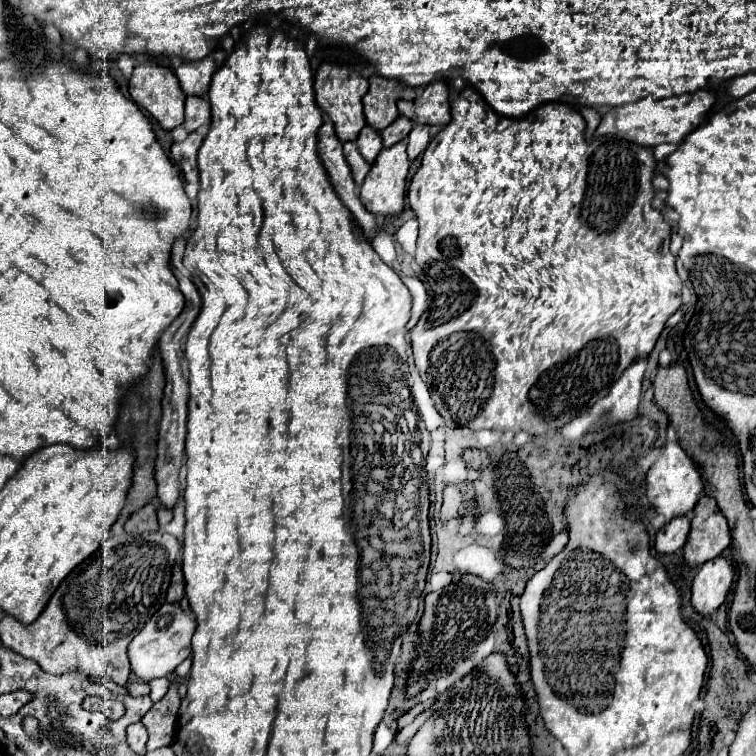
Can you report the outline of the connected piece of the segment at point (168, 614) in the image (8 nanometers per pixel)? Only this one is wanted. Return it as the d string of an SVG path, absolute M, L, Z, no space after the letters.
M164 603L158 609L156 617L150 617L144 629L128 645L128 657L130 657L132 671L144 681L170 675L186 657L190 657L192 653L190 639L194 631L196 631L196 619L192 617L190 609L182 609L180 603Z

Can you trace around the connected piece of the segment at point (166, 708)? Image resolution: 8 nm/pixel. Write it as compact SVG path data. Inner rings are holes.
M178 681L170 683L168 693L152 705L152 709L142 717L142 723L148 727L150 749L160 749L174 743L176 737L176 721L178 721L180 697L178 697Z

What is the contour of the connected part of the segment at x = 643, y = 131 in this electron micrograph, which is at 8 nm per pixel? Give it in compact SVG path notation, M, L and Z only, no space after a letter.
M700 89L696 93L684 93L684 95L674 95L668 99L660 99L654 101L650 95L644 97L642 101L636 103L628 103L622 107L612 107L608 113L604 113L602 123L598 125L596 133L606 135L620 135L628 141L640 143L644 147L656 147L660 143L680 143L690 131L694 131L694 127L700 127L704 121L704 115L710 111L710 107L714 105L716 95L712 91Z

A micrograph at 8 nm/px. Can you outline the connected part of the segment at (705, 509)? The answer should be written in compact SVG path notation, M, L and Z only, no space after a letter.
M704 495L696 503L690 525L692 529L684 545L684 559L692 567L718 557L732 541L726 517L718 511L714 497Z

